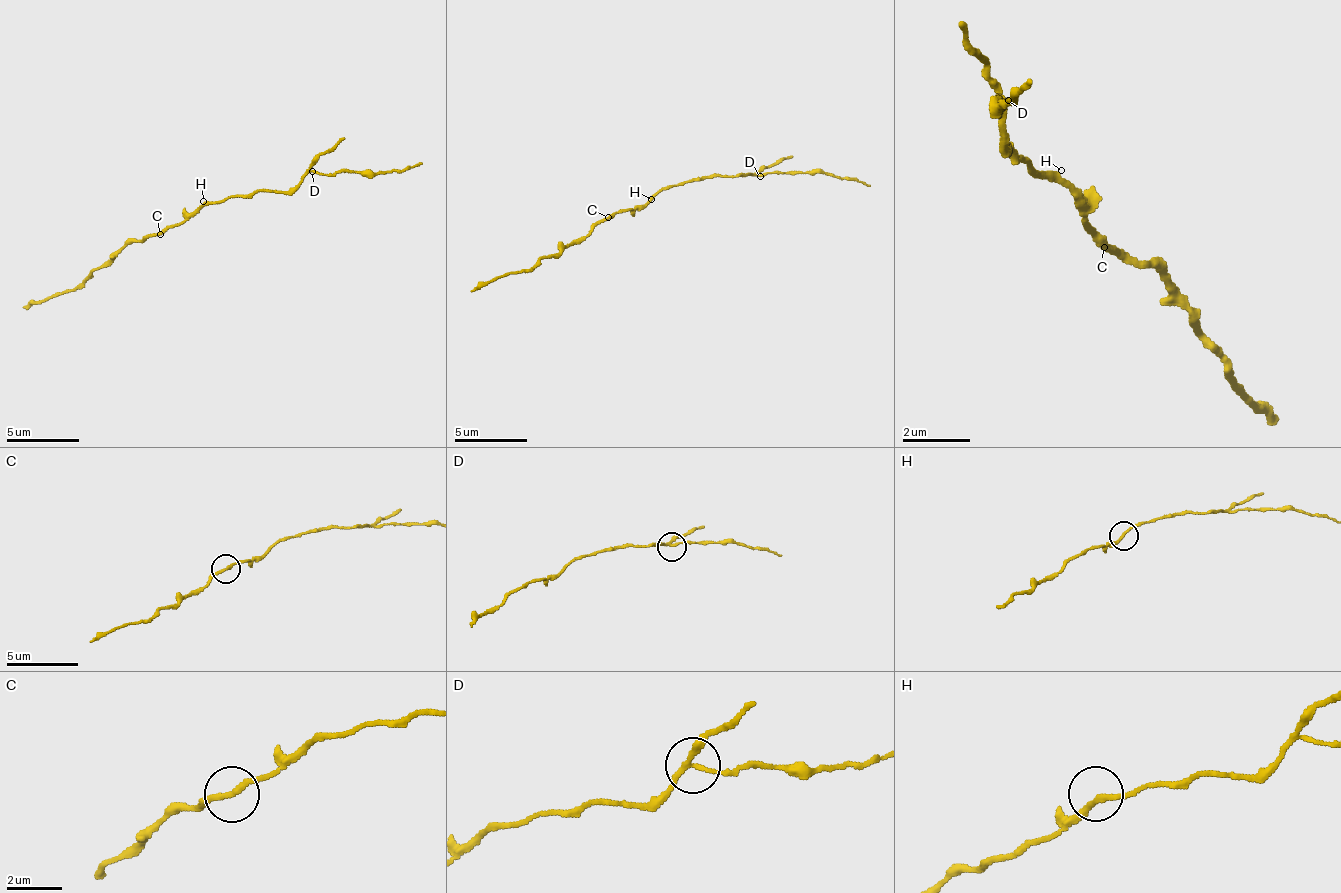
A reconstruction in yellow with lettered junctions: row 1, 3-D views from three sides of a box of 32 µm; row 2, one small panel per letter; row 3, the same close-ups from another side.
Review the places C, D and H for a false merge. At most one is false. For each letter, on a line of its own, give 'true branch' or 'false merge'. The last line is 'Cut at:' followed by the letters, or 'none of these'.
C: true branch
D: false merge
H: true branch
Cut at: D

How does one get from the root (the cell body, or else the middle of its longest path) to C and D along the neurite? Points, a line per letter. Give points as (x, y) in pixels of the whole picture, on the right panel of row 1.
C: (1053, 179), (1078, 204), (1078, 213), (1095, 230), (1095, 238), (1104, 247)
D: (1053, 179), (1044, 179), (1010, 145), (1010, 136), (1001, 128), (1001, 111), (1010, 102)

